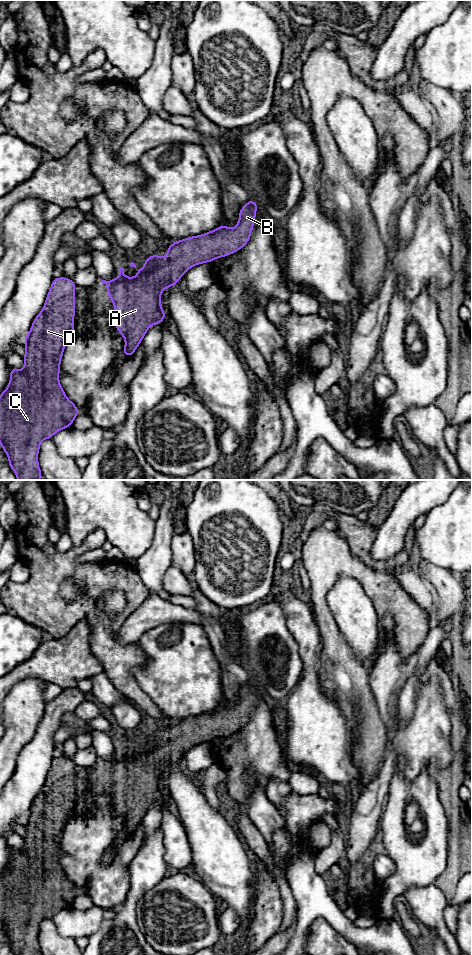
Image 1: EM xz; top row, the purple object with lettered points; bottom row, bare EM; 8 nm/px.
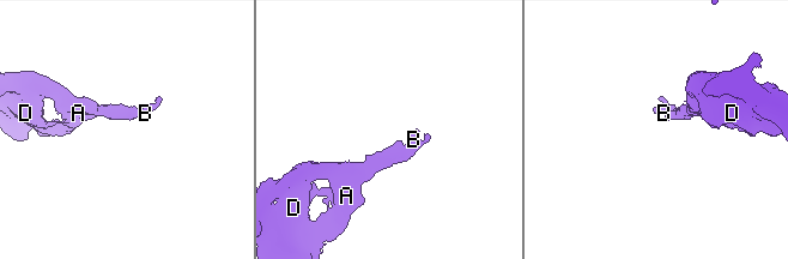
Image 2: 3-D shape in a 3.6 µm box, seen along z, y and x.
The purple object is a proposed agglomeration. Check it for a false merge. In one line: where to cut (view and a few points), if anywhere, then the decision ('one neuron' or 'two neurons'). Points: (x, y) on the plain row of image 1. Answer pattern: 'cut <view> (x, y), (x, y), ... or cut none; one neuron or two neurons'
cut none; one neuron

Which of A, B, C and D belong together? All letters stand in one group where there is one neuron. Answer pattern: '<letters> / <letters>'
A B C D

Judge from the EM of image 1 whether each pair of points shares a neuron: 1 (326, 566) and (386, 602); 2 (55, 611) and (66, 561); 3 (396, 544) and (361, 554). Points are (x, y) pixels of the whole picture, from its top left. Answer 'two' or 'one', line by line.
1: one
2: one
3: two

